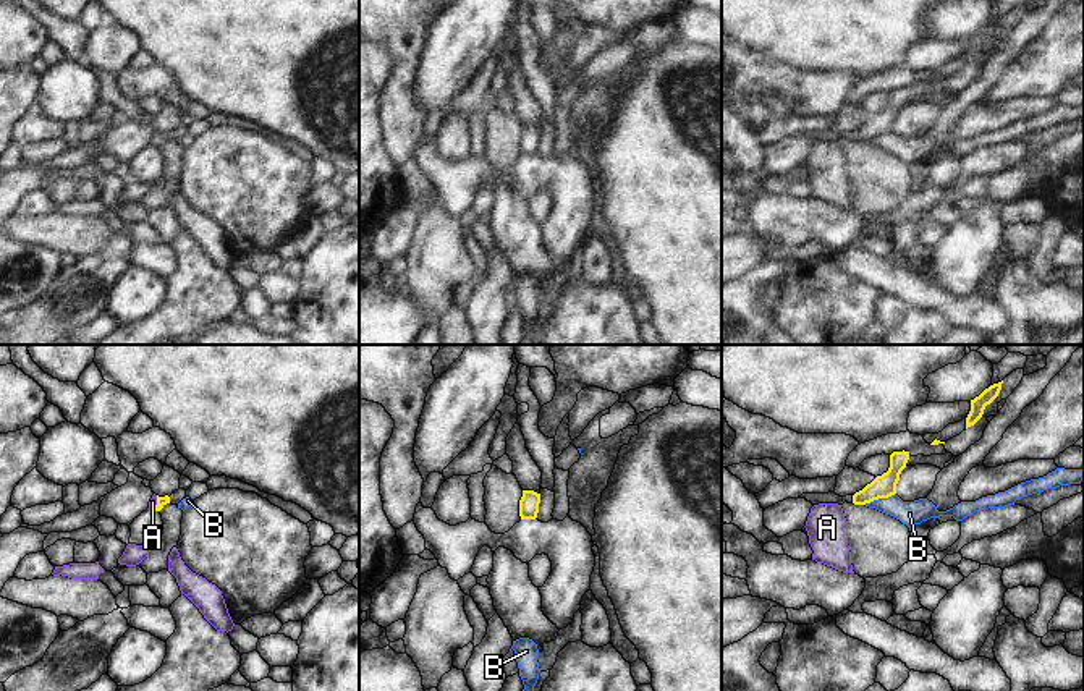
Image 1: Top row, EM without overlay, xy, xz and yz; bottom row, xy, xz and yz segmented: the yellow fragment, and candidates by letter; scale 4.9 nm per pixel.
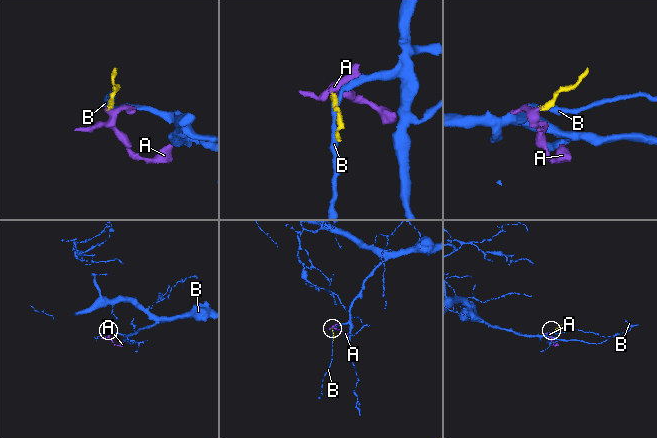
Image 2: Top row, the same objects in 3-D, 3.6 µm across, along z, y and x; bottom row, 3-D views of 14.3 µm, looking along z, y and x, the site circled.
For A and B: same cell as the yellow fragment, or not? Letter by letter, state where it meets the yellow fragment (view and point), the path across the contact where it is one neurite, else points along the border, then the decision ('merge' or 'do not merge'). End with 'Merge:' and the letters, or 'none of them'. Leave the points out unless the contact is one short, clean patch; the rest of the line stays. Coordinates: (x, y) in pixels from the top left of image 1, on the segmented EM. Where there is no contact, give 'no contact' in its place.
A: xy (157, 502) | across xy (160, 500), (157, 502), (152, 502) | merge
B: yz (879, 497) | along yz (895, 492), (864, 504) | do not merge
Merge: A

